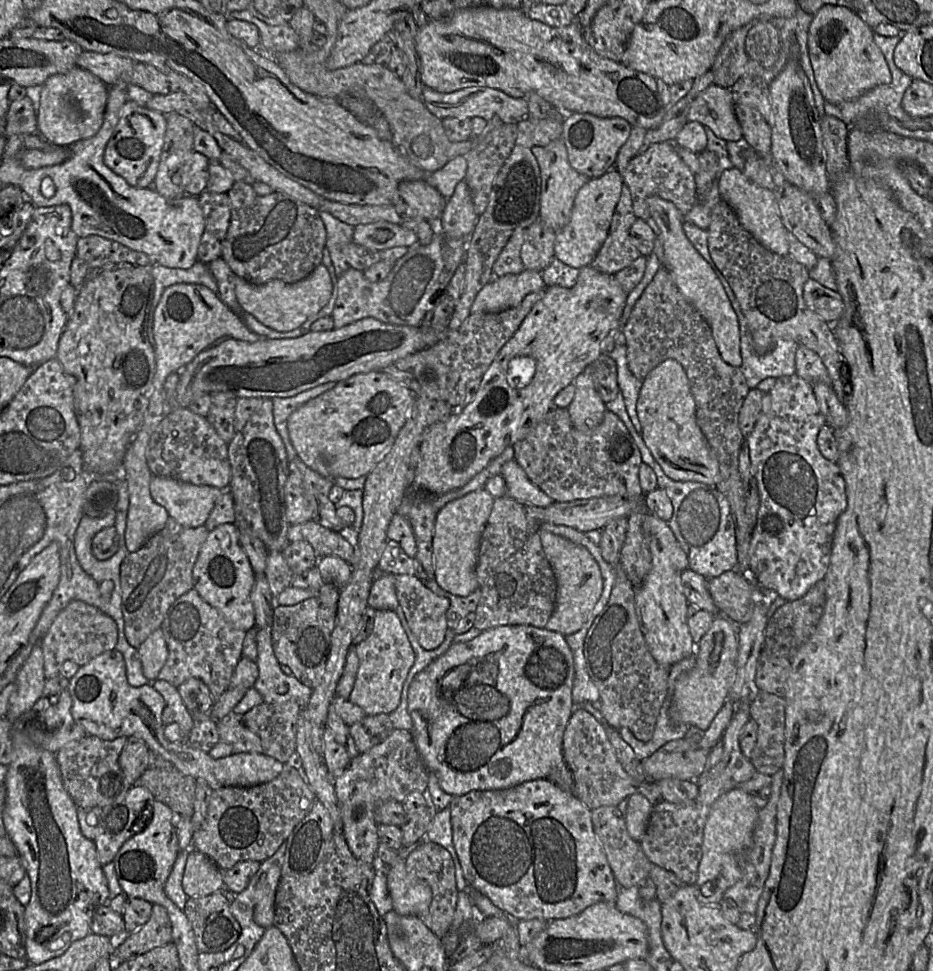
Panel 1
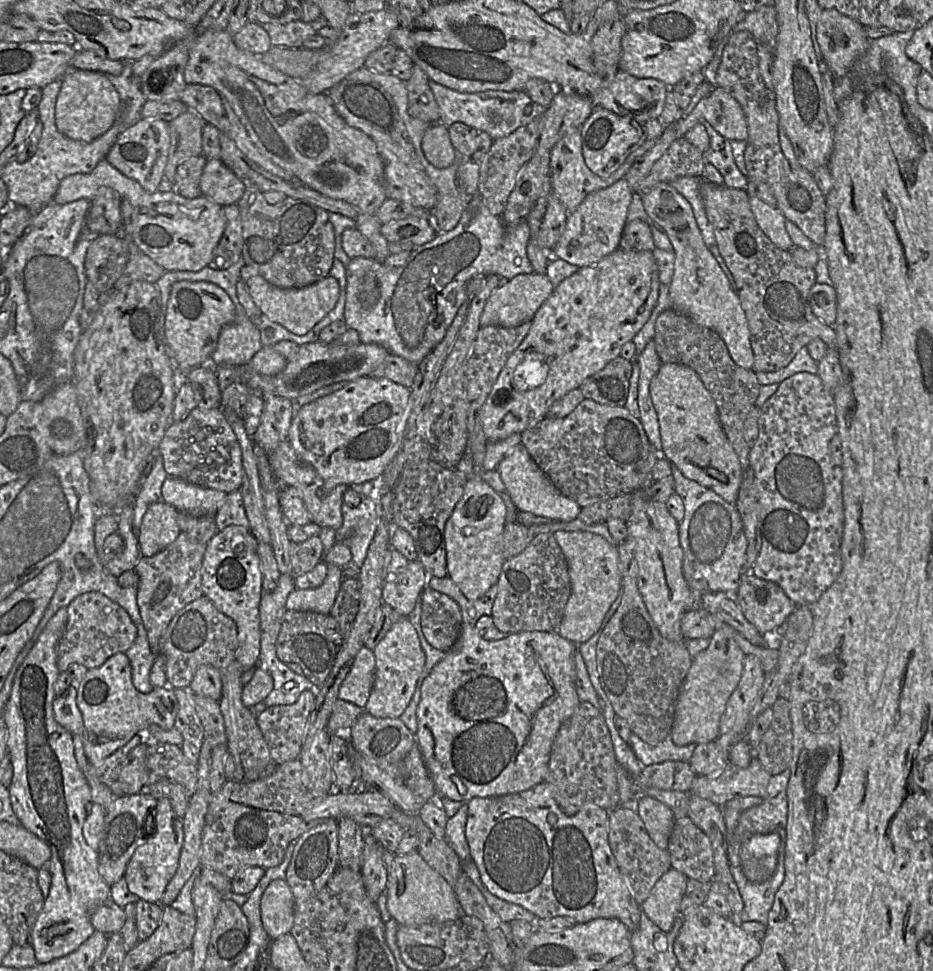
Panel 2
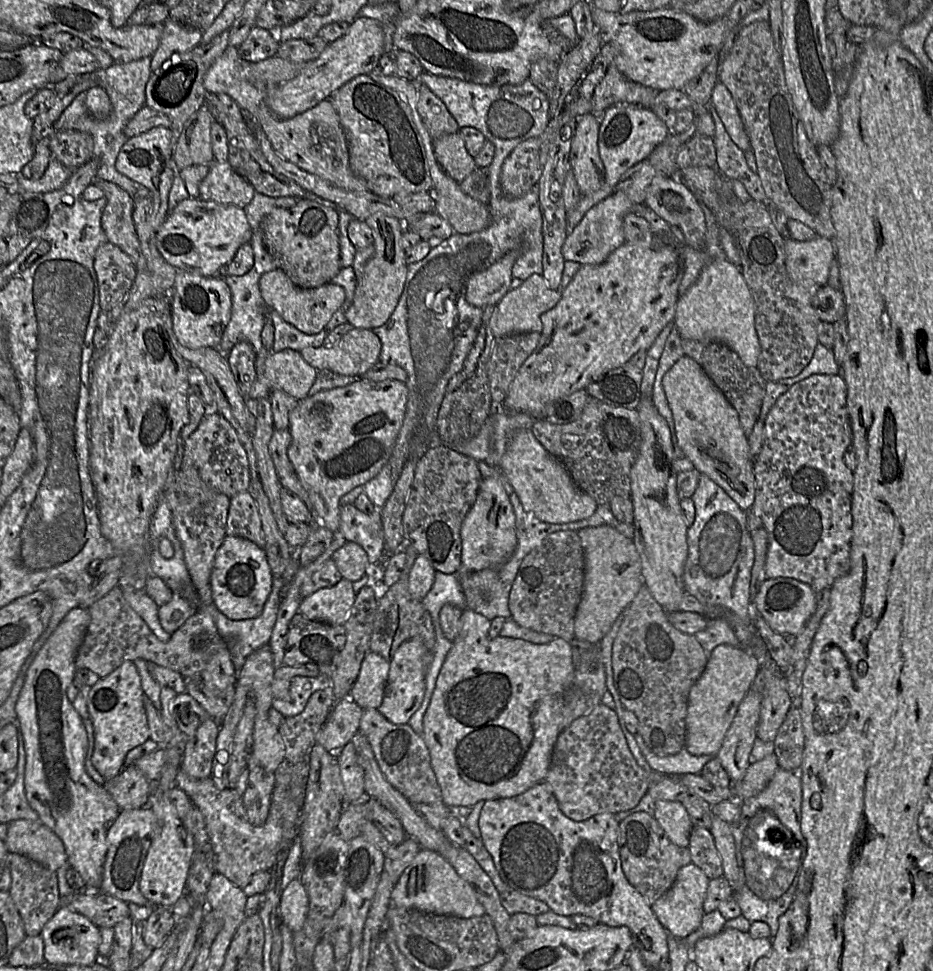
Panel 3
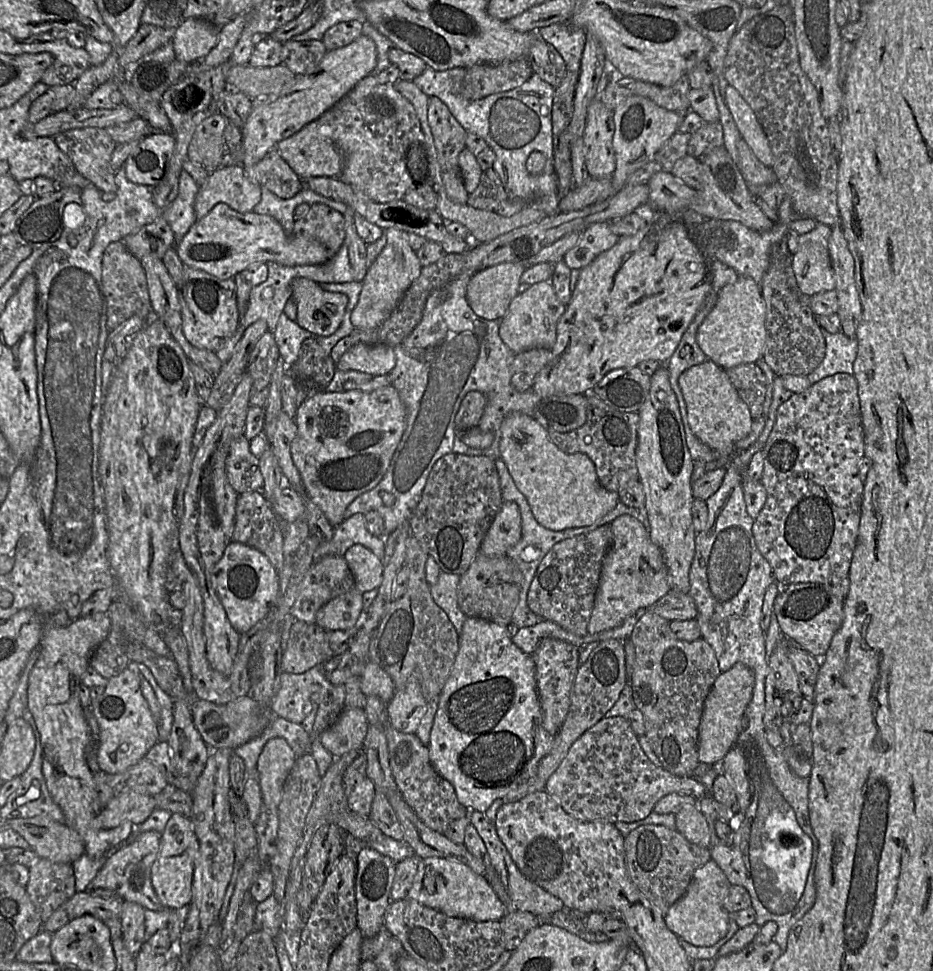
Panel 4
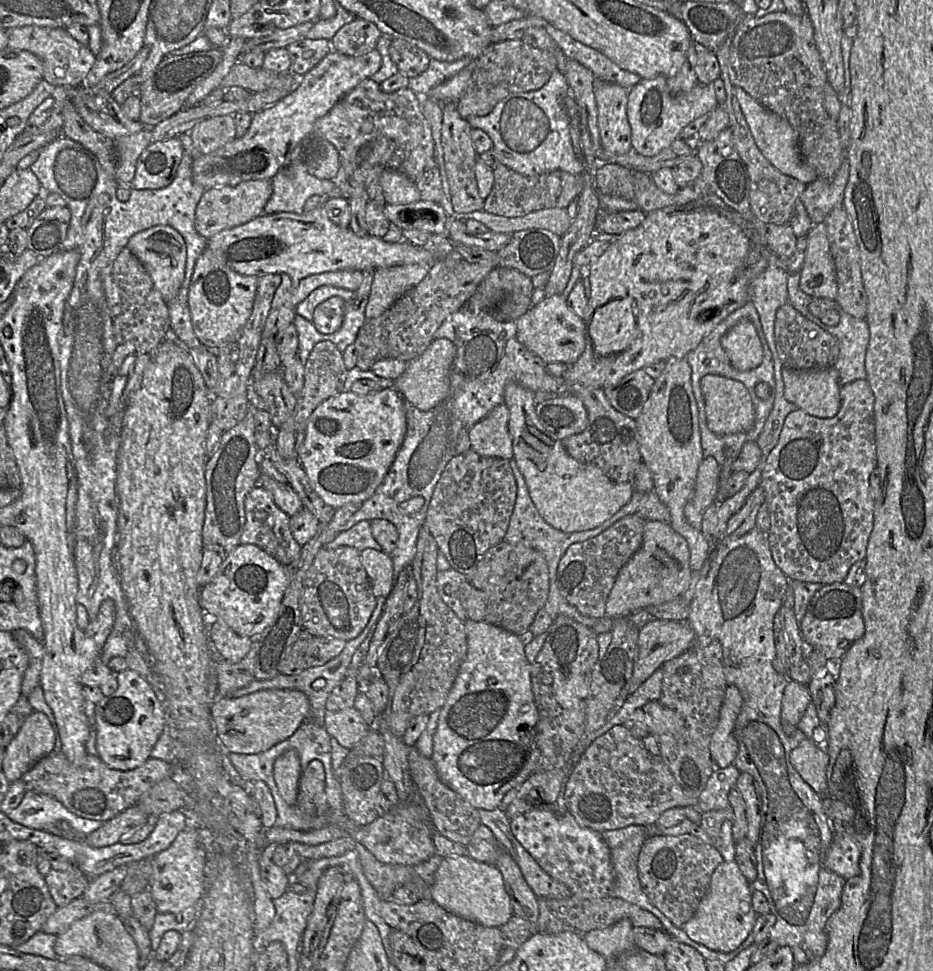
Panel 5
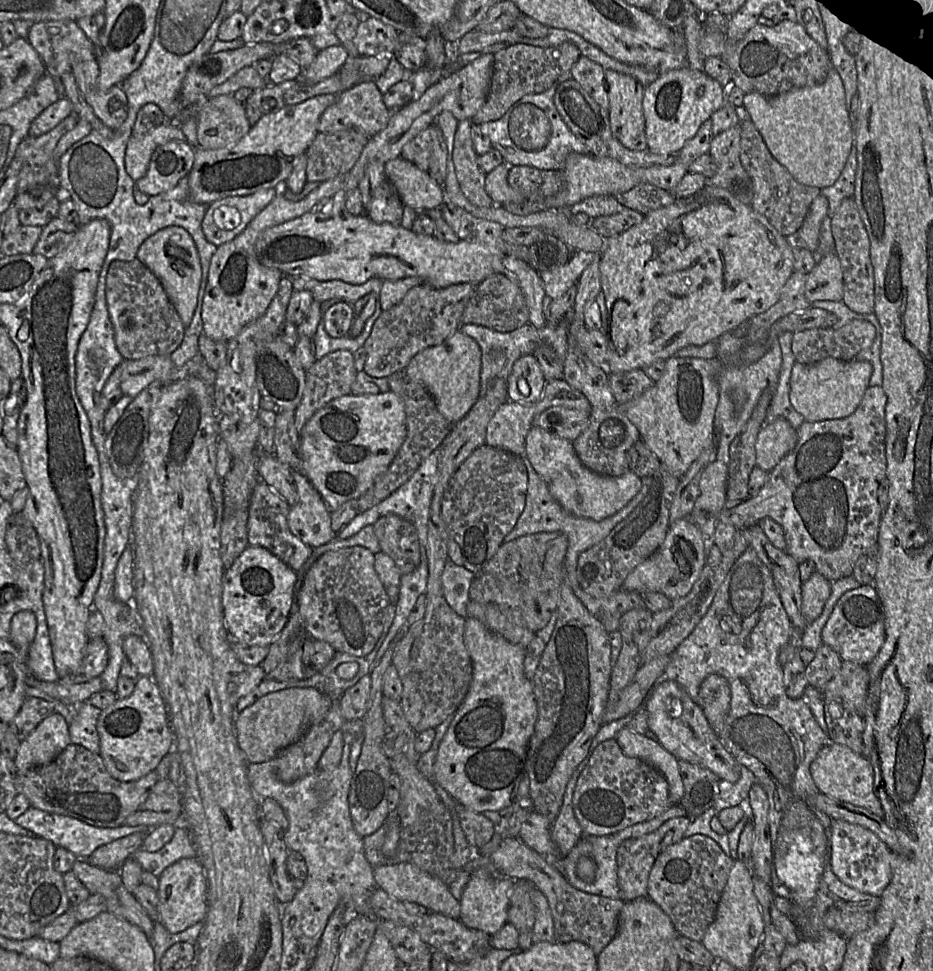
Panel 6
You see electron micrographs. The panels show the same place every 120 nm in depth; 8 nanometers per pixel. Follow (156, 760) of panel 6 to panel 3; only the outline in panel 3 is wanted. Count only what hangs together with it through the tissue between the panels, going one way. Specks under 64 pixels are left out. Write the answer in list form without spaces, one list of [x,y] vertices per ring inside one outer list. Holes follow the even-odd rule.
[[[125,661],[116,670],[91,686],[87,709],[94,727],[92,764],[108,781],[125,767],[127,753],[149,739],[147,714],[139,673],[132,661]]]

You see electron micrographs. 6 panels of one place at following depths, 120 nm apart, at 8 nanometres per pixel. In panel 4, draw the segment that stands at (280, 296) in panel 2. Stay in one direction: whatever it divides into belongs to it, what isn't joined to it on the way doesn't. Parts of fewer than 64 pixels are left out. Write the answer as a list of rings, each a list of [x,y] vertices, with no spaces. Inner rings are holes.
[[[307,278],[294,279],[291,287],[291,299],[297,304],[295,322],[300,327],[320,336],[329,336],[340,327],[348,303],[345,294],[323,290]]]

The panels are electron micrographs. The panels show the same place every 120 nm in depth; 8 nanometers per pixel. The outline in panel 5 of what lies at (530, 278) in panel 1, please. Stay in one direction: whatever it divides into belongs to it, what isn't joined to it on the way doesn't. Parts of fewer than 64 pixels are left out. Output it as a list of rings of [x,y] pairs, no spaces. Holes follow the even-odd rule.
[[[562,295],[544,297],[516,320],[517,340],[547,364],[574,364],[585,350],[585,323]]]

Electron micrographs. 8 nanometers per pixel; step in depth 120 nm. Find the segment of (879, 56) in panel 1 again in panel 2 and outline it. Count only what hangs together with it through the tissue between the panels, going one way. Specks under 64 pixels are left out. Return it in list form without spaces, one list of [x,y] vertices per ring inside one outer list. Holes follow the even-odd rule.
[[[835,9],[822,11],[816,25],[816,40],[835,79],[851,71],[870,42],[863,25]]]

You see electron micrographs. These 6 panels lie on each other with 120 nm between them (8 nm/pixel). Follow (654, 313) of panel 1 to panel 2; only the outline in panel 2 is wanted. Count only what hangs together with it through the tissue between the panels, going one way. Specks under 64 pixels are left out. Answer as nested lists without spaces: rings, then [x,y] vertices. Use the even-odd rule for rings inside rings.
[[[673,308],[664,310],[657,317],[653,342],[662,364],[683,364],[699,376],[717,406],[720,424],[742,469],[747,470],[750,446],[744,438],[743,430],[745,419],[755,406],[761,387],[755,372],[738,366],[731,359],[725,343],[715,331],[696,324]]]

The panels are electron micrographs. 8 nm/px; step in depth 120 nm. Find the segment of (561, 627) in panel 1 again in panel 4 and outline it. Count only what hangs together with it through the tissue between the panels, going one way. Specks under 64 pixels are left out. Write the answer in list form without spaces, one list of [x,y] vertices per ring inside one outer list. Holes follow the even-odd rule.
[[[621,515],[610,523],[613,543],[605,555],[587,633],[612,629],[640,608],[650,608],[672,588],[661,550],[652,542],[648,529],[636,518]]]

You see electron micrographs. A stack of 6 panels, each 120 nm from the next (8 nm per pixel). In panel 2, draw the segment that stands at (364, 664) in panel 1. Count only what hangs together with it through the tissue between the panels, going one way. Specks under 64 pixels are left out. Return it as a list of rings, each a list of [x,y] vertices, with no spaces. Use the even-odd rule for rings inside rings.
[[[401,617],[373,649],[376,667],[374,684],[363,708],[379,718],[399,718],[410,703],[423,666],[425,653],[419,636],[407,617]]]

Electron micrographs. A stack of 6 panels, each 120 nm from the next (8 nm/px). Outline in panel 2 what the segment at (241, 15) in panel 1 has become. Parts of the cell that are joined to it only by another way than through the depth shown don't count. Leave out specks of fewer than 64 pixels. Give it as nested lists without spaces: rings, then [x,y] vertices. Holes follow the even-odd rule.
[[[321,16],[319,19],[317,19],[316,21],[313,21],[313,22],[311,22],[311,23],[305,23],[305,22],[302,22],[301,20],[294,21],[294,22],[290,22],[290,23],[287,23],[287,24],[285,24],[285,25],[278,25],[278,24],[260,24],[260,23],[258,23],[257,21],[251,21],[251,22],[255,22],[255,23],[259,24],[259,25],[269,34],[269,37],[270,37],[270,40],[271,40],[271,45],[272,45],[273,47],[279,47],[279,48],[296,48],[296,49],[297,49],[297,48],[301,48],[302,45],[303,45],[303,43],[304,43],[307,39],[309,39],[309,38],[311,38],[312,36],[316,35],[316,34],[317,34],[317,31],[318,31],[319,29],[328,26],[327,20],[326,20],[324,17],[322,17],[322,16]]]

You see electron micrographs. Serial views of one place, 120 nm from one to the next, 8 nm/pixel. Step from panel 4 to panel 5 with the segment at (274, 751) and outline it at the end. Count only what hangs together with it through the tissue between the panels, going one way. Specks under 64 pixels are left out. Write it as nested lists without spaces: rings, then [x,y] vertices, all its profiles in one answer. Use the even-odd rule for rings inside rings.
[[[286,751],[275,760],[274,779],[281,797],[289,805],[296,802],[301,772],[300,761],[295,751]]]

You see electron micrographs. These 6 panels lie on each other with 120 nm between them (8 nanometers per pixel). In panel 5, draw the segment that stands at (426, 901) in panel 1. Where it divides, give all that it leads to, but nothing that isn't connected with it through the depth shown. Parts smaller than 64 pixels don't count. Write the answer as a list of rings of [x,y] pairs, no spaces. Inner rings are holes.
[[[470,855],[442,858],[430,884],[430,899],[447,911],[486,927],[501,927],[514,915],[501,872]]]

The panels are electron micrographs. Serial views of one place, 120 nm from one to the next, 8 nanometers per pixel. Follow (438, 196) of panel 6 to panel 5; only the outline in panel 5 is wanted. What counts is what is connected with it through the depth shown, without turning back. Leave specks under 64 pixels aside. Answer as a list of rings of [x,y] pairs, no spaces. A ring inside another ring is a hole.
[[[392,169],[383,171],[380,186],[387,204],[410,204],[421,200],[416,183],[399,171]]]

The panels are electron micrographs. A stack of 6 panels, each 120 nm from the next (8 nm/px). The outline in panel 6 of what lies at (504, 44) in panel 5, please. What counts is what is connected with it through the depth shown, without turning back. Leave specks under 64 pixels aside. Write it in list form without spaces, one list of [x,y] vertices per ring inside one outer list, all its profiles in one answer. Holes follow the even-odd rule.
[[[570,42],[547,48],[516,43],[497,51],[493,56],[493,70],[489,91],[485,103],[474,117],[469,120],[472,125],[496,121],[522,97],[546,91],[562,74],[570,71],[581,57],[581,54],[577,46]]]

